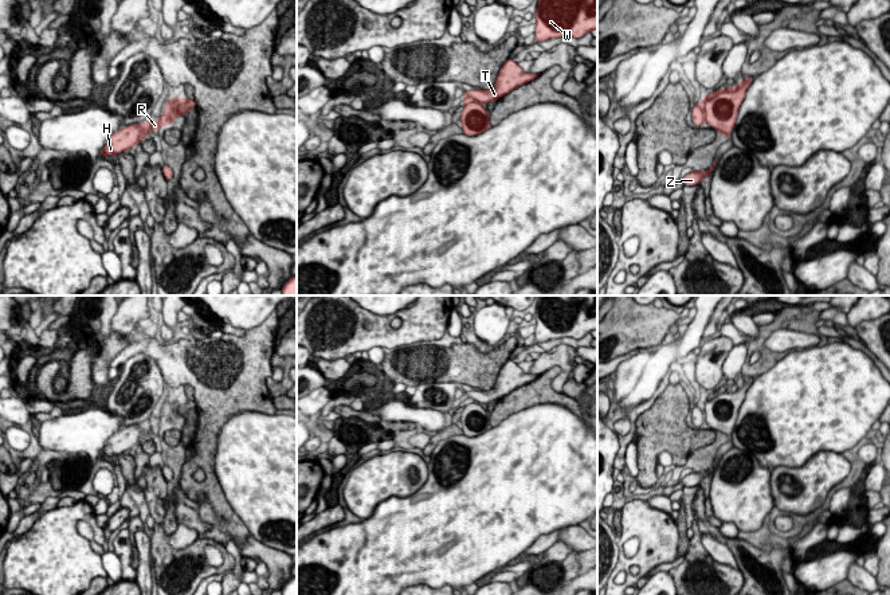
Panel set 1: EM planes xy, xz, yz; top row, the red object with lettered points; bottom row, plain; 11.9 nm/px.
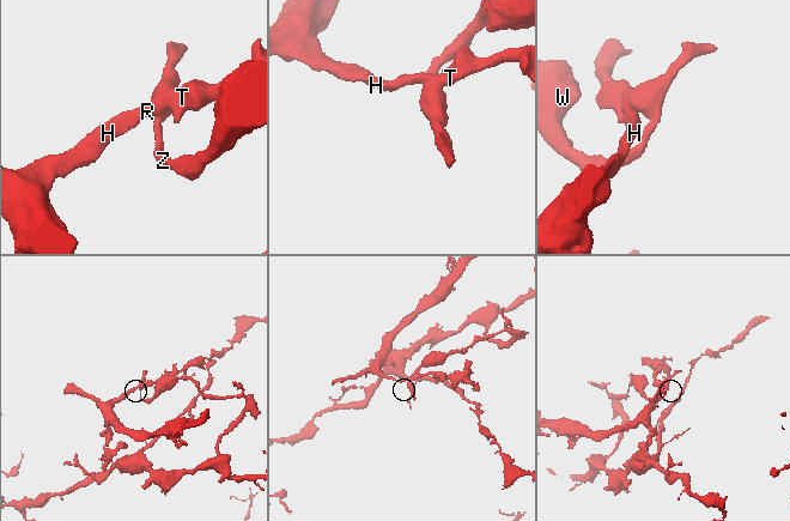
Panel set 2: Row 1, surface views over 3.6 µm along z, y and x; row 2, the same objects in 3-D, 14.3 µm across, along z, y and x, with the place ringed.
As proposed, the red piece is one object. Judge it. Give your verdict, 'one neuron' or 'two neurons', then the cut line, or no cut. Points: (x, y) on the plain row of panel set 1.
two neurons; cut in xy along (181, 399), (172, 413), (164, 414)

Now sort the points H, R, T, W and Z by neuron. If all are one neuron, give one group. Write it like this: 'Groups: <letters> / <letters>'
Groups: H R T / W Z

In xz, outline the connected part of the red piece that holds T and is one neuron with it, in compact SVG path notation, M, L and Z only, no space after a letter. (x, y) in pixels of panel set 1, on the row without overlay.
M507 360L498 376L494 387L489 391L470 391L462 394L464 402L477 402L479 404L489 404L490 402L498 402L511 391L532 383L540 375L524 373L522 369L513 360Z

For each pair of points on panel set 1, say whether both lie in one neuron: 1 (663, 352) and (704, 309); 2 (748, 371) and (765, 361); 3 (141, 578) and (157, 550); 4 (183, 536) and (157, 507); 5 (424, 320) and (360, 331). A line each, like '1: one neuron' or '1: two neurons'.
1: one neuron
2: one neuron
3: two neurons
4: two neurons
5: one neuron

